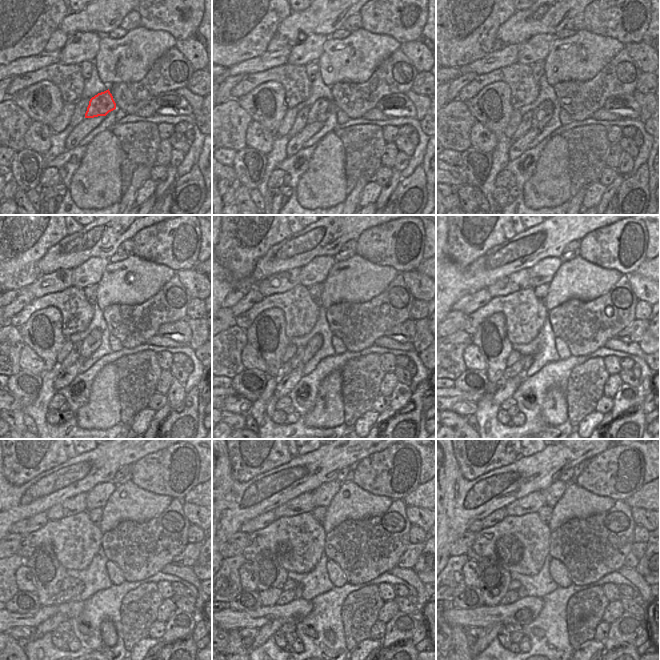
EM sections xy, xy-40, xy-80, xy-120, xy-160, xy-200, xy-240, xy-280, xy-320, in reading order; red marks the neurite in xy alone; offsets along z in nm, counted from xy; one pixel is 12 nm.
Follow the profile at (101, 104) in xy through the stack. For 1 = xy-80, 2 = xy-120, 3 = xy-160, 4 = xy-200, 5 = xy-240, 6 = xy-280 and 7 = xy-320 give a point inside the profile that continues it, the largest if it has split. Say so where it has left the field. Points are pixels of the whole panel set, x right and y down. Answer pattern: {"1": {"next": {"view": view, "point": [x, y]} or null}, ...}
{"1": {"next": {"view": "xy-80", "point": [542, 114]}}, "2": {"next": {"view": "xy-120", "point": [93, 341]}}, "3": {"next": {"view": "xy-160", "point": [314, 344]}}, "4": {"next": {"view": "xy-200", "point": [528, 360]}}, "5": {"next": {"view": "xy-240", "point": [79, 587]}}, "6": {"next": {"view": "xy-280", "point": [298, 592]}}, "7": {"next": {"view": "xy-320", "point": [522, 592]}}}

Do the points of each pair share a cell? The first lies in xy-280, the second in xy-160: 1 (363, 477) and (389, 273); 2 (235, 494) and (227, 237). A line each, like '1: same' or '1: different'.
1: different
2: different

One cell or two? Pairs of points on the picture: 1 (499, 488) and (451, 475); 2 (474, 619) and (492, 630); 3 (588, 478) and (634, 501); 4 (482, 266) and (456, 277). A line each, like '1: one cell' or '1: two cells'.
1: one cell
2: two cells
3: two cells
4: one cell

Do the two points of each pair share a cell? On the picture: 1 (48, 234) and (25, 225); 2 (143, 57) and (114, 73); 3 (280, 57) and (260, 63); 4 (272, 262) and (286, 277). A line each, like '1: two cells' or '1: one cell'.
1: one cell
2: one cell
3: one cell
4: two cells

